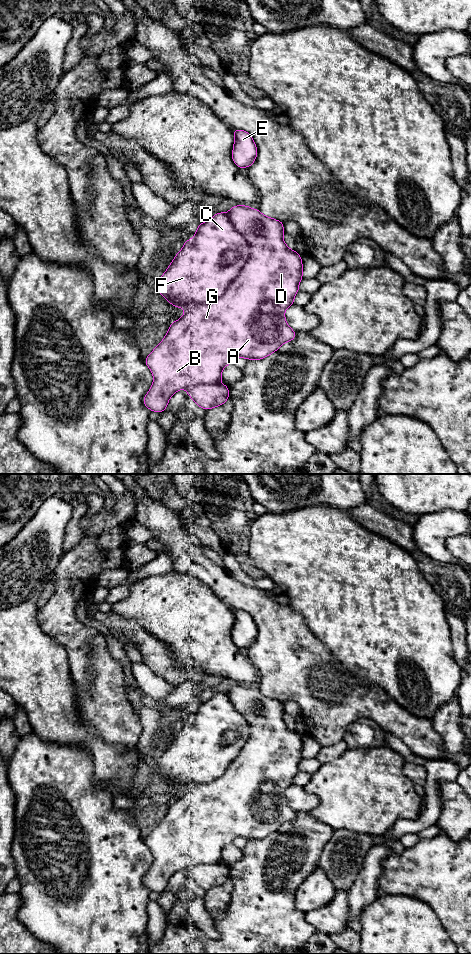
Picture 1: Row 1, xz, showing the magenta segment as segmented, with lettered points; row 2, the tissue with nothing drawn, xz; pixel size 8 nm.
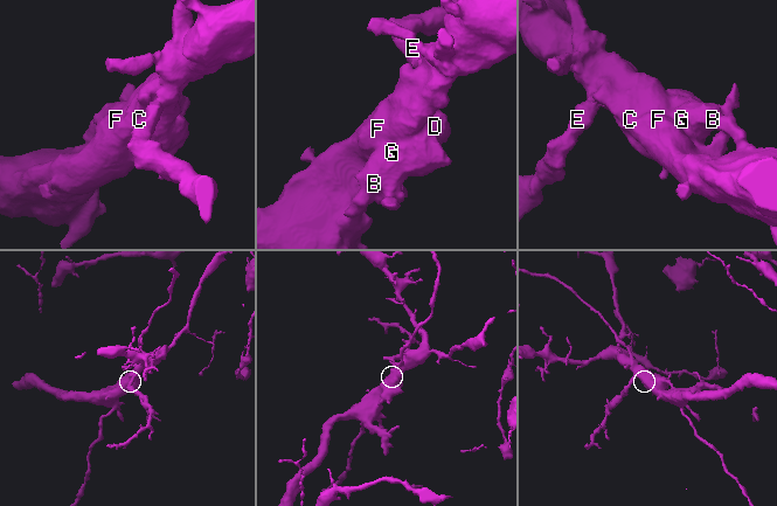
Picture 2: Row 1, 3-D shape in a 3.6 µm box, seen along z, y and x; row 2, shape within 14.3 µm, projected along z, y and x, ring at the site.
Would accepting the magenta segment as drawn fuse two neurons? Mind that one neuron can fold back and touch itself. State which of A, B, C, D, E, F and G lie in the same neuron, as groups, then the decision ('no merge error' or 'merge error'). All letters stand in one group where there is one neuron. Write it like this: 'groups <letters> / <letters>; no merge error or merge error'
groups A B D G / C E F; merge error

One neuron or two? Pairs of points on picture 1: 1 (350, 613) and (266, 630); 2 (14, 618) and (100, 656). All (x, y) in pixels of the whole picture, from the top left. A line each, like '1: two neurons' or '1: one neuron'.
1: two neurons
2: two neurons

